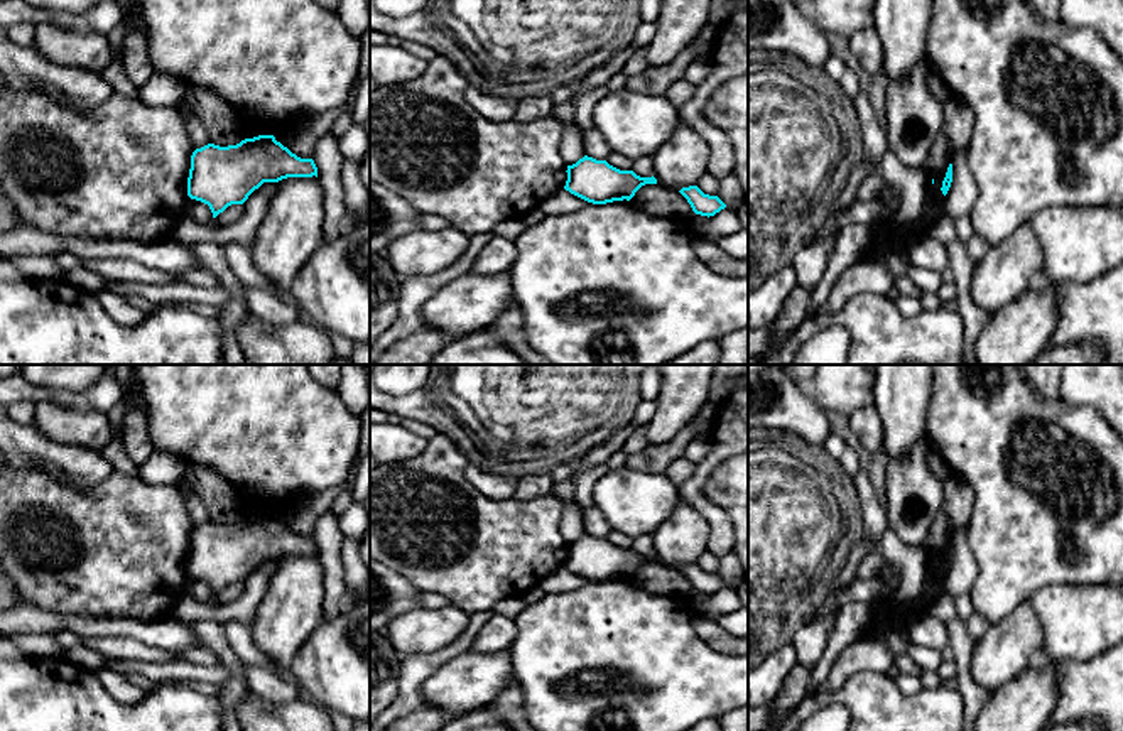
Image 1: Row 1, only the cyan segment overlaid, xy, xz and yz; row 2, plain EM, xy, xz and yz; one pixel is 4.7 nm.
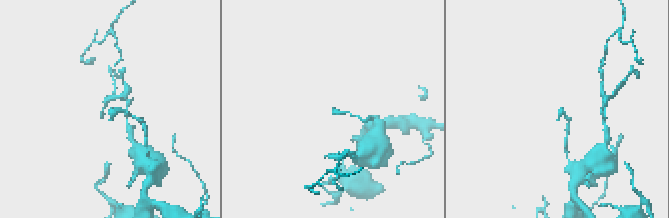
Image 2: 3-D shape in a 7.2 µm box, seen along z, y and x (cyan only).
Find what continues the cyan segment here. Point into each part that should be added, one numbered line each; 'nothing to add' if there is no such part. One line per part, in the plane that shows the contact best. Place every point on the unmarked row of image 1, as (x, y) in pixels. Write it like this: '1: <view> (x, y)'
nothing to add

